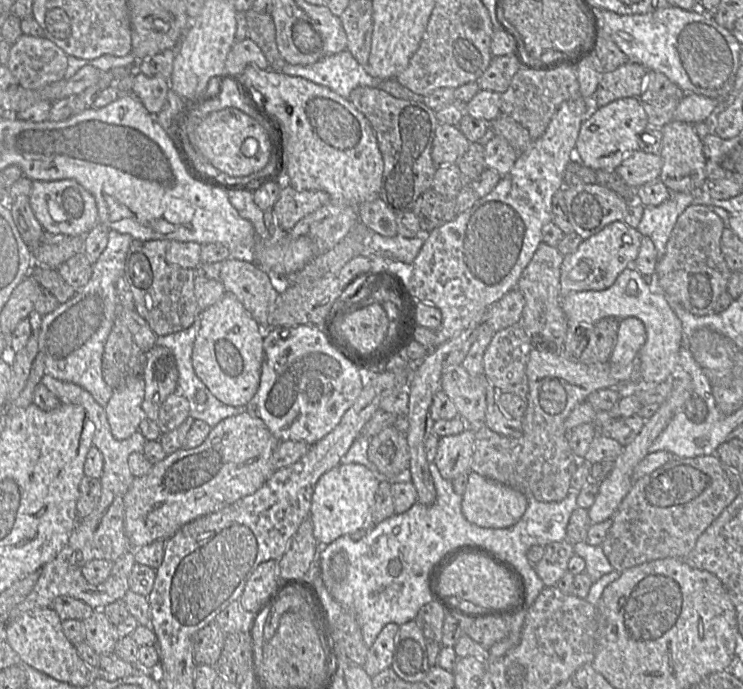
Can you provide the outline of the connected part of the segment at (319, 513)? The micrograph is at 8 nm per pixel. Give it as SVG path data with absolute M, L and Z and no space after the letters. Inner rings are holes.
M356 463L339 464L320 477L308 517L313 525L314 538L320 546L327 546L339 537L350 536L369 525L379 483L380 477Z

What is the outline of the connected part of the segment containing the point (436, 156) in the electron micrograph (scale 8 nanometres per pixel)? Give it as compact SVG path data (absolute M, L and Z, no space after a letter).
M438 124L432 142L431 158L436 166L457 164L470 142L457 126Z

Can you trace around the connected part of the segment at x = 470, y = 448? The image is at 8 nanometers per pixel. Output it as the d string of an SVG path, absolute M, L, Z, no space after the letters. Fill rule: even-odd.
M467 427L457 435L441 437L433 463L441 476L449 481L470 472L474 451L474 427Z

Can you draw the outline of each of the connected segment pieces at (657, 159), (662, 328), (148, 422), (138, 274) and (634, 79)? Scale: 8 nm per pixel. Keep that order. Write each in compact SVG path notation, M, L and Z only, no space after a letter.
M634 151L625 156L615 172L630 187L638 187L660 178L663 160L660 154Z
M633 266L625 268L609 288L602 291L581 291L562 296L561 307L568 324L595 323L612 317L622 320L627 317L640 319L645 327L646 341L637 357L637 380L617 388L623 394L631 387L657 385L670 380L679 367L679 350L682 340L682 324L662 292L651 291L642 274Z
M155 345L148 351L143 377L145 394L138 431L147 441L157 441L162 434L158 425L159 409L175 392L178 383L176 360L171 350Z
M133 239L125 258L123 277L133 295L135 311L148 323L157 337L189 328L199 318L200 312L194 294L195 270L167 263L169 242Z
M631 61L613 71L602 72L594 100L598 107L605 106L617 99L638 97L644 89L649 71L641 64Z

